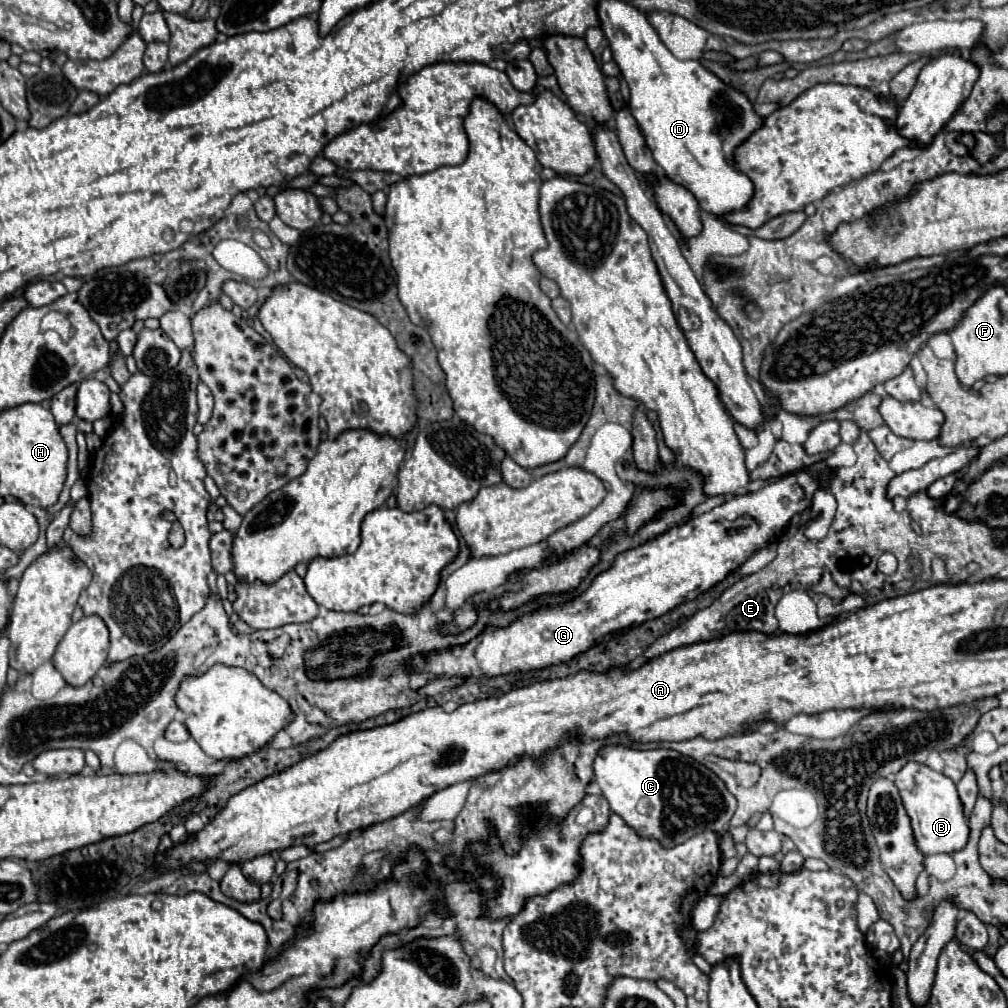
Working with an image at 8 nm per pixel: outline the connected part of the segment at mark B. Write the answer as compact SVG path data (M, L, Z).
M909 761L903 765L903 769L899 773L893 775L893 783L899 787L903 805L907 809L907 815L911 817L915 841L925 855L955 853L967 845L969 821L965 817L963 803L959 799L957 787L949 777L929 769L923 763Z

